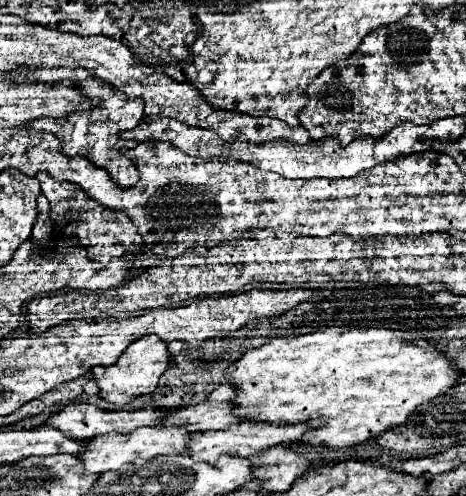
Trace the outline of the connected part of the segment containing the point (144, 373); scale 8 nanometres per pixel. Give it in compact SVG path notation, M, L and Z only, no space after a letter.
M144 336L140 340L134 340L130 344L130 348L118 358L116 364L112 364L108 368L92 368L90 372L100 388L100 396L106 402L126 404L140 394L152 394L158 386L160 376L168 368L168 362L170 362L170 354L168 354L164 342L158 336Z

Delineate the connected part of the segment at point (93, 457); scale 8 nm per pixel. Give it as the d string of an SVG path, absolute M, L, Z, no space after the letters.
M156 426L156 428L136 428L136 432L132 434L104 434L104 436L96 436L90 440L90 446L78 454L80 460L84 460L84 468L88 472L108 472L108 470L118 470L124 464L132 464L134 460L150 460L158 454L166 454L166 456L178 456L178 454L188 454L188 436L192 436L188 432L188 428L184 426L176 426L176 428L164 428L164 426Z

